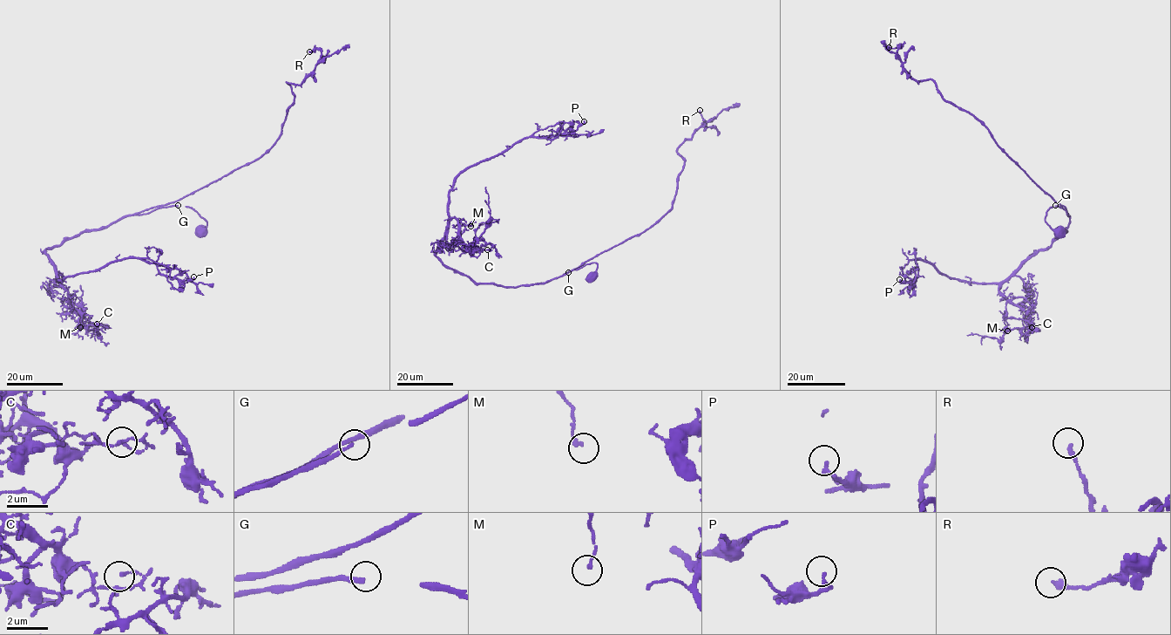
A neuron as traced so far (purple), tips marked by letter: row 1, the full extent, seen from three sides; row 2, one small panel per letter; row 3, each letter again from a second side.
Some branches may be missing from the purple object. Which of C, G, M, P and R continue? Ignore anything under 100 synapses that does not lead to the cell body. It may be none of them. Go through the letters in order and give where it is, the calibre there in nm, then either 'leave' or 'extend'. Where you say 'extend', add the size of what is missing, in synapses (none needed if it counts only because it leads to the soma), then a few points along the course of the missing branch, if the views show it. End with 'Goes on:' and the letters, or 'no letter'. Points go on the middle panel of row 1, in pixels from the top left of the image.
C: at (487, 249); 140 nm thick; leave
G: at (568, 272); 190 nm thick; leave
M: at (470, 226); 130 nm thick; leave
P: at (584, 121); 150 nm thick; leave
R: at (700, 110); 240 nm thick; leave
Goes on: no letter

